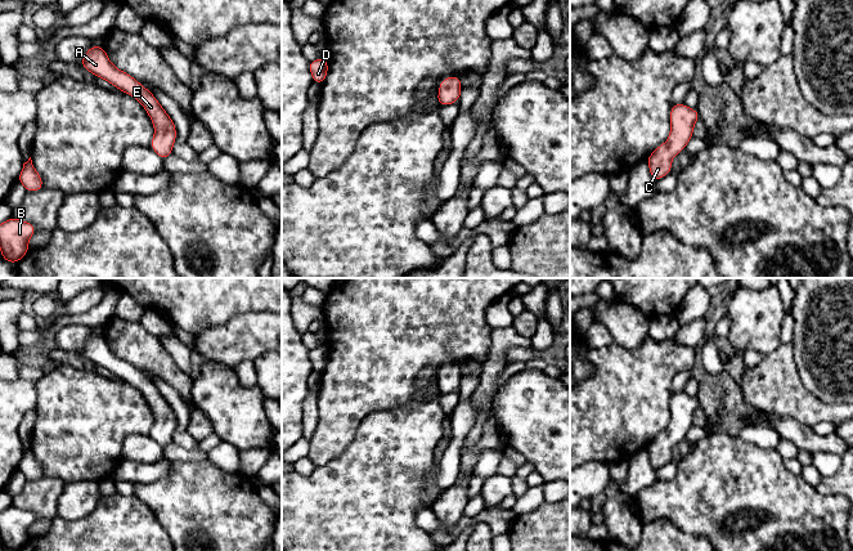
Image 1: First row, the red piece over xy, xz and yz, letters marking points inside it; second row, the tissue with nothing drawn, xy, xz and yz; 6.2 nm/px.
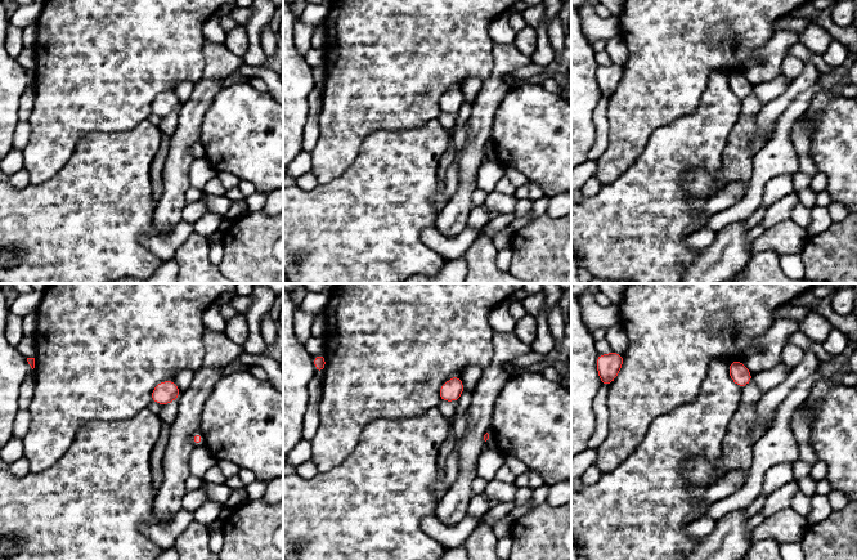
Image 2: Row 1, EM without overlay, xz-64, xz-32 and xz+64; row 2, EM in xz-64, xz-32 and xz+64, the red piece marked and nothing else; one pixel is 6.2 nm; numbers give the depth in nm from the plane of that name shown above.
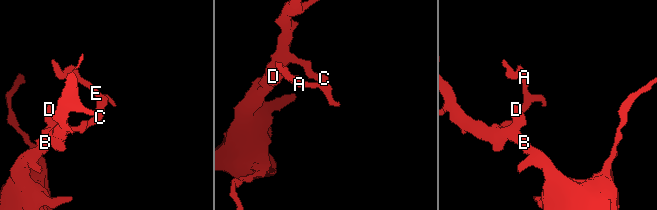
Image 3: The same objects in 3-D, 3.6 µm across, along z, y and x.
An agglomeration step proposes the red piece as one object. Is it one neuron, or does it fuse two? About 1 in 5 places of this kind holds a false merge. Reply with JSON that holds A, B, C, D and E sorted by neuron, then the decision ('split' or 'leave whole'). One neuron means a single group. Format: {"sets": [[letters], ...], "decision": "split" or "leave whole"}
{"sets": [["A", "B", "C", "D", "E"]], "decision": "leave whole"}

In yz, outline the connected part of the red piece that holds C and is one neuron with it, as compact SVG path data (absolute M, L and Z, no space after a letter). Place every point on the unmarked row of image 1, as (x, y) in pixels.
M684 391L670 394L670 422L666 431L660 433L647 447L651 466L657 470L672 461L673 445L683 440L693 425L693 413L701 407L697 398Z

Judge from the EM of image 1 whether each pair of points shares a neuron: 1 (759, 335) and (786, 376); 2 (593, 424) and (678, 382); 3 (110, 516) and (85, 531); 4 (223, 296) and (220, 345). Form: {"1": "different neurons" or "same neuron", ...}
{"1": "different neurons", "2": "different neurons", "3": "same neuron", "4": "different neurons"}

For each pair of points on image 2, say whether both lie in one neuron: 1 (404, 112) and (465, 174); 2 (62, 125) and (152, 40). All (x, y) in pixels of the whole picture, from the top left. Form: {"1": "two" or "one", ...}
{"1": "two", "2": "one"}

